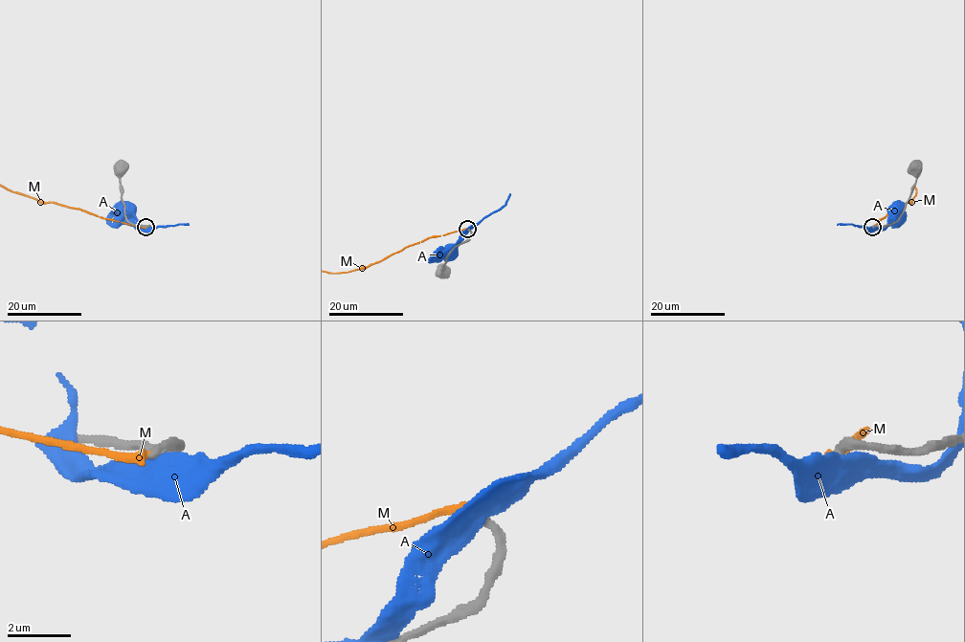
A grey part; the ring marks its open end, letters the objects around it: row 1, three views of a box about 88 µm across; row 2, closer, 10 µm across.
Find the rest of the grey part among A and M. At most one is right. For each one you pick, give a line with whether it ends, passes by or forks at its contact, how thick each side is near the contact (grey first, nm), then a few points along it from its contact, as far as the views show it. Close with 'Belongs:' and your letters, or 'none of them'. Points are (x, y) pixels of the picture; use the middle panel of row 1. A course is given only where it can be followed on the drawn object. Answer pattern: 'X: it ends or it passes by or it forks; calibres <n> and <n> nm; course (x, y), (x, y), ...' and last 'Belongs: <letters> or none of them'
Belongs: none of them

